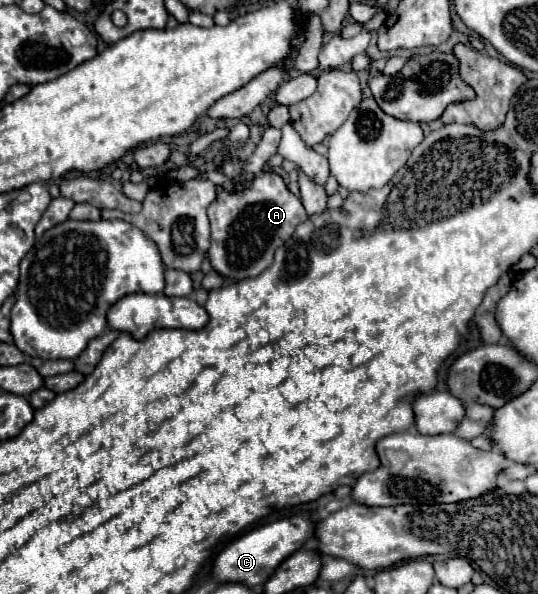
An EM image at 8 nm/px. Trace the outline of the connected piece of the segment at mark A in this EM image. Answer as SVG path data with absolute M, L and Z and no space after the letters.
M262 171L254 175L252 183L242 183L236 191L226 191L216 185L218 197L208 205L210 217L210 249L208 259L212 269L224 279L238 283L260 275L272 265L274 253L294 233L294 229L308 219L302 201L290 193L278 173Z

